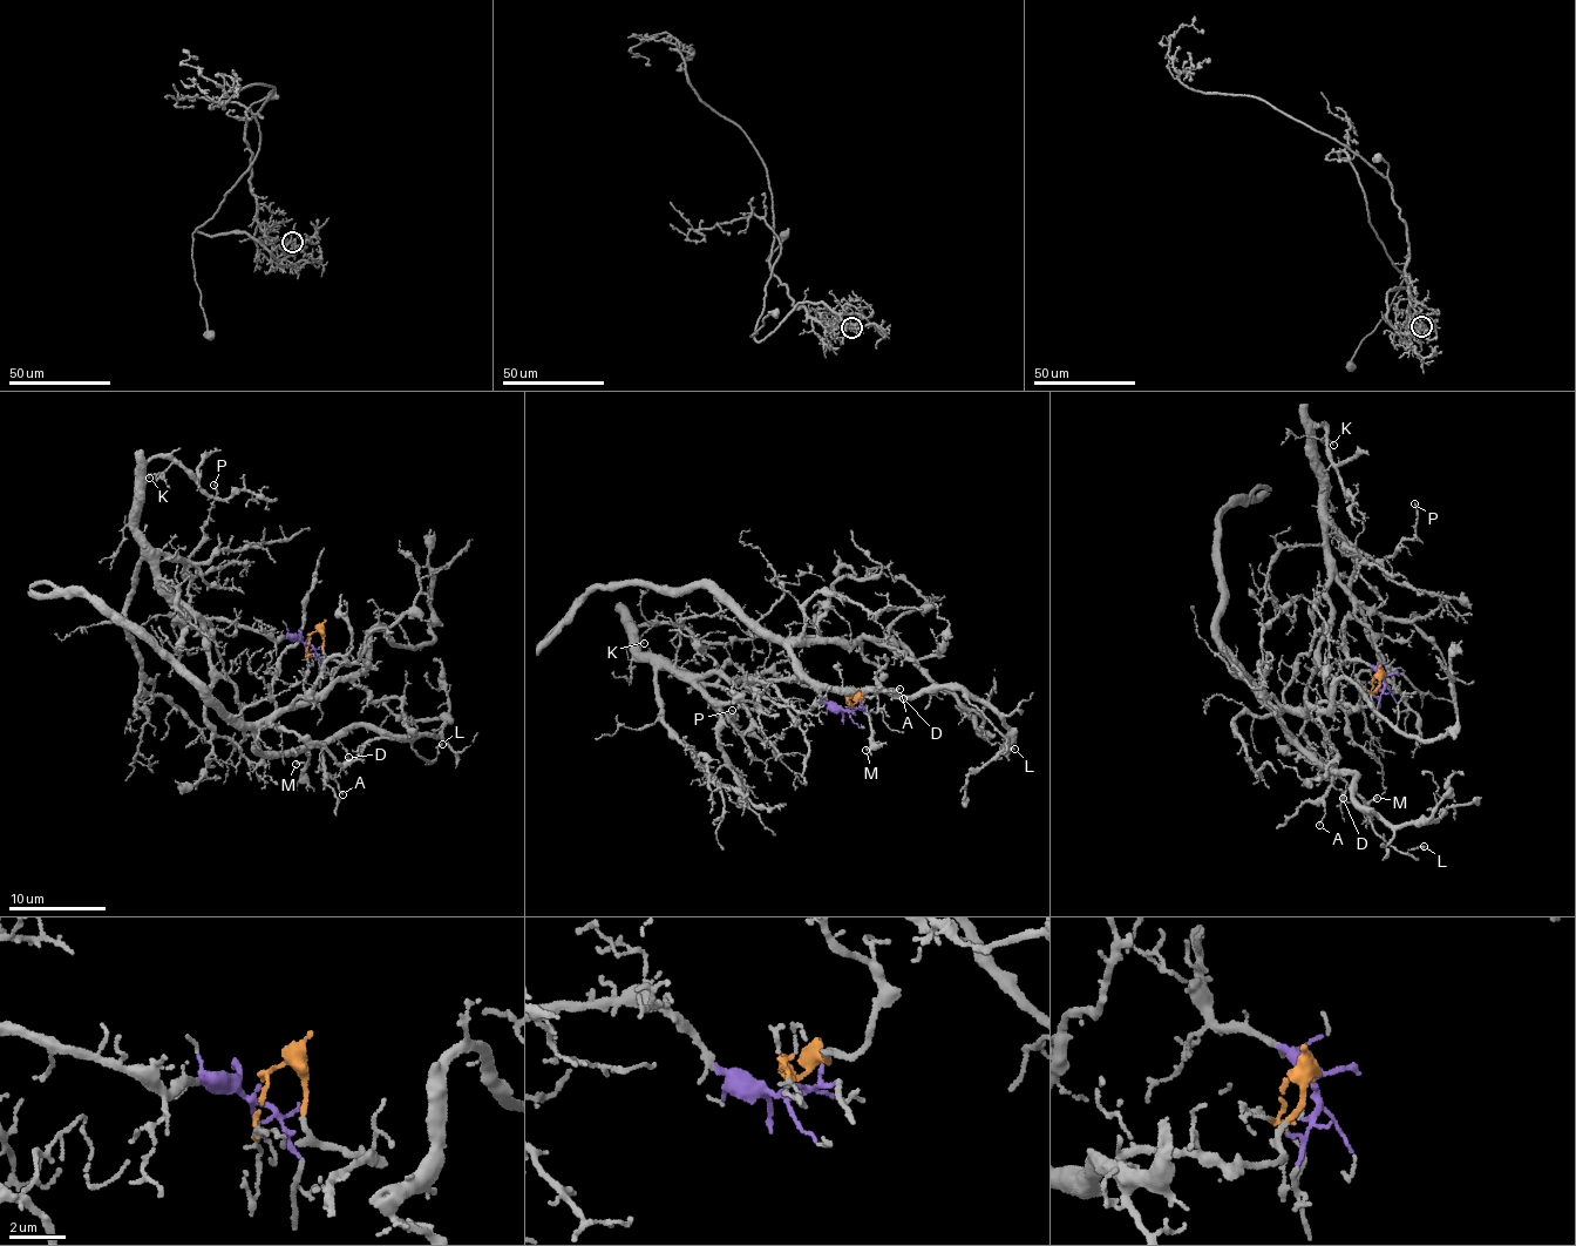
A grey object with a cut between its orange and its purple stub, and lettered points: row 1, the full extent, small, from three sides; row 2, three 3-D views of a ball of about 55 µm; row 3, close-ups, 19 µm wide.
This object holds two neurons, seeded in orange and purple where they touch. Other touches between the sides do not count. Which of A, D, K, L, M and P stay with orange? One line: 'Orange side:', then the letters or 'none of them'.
Orange side: A, D, L, M

